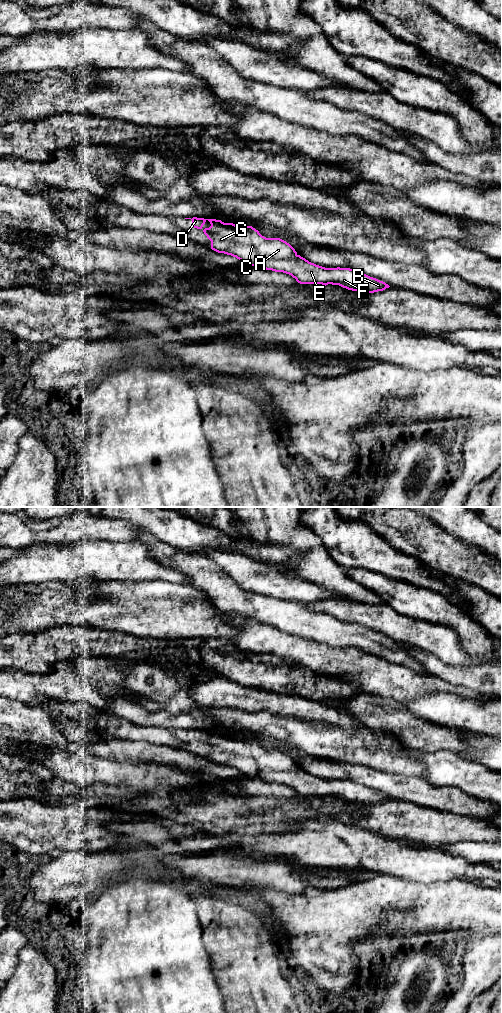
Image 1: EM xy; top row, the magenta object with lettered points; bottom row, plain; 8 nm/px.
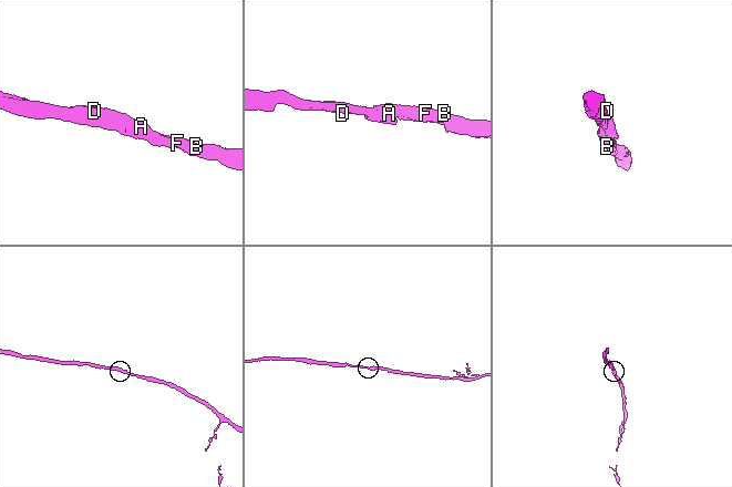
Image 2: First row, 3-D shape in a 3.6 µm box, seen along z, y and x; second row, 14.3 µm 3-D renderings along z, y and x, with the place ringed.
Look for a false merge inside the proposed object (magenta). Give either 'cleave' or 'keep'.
keep

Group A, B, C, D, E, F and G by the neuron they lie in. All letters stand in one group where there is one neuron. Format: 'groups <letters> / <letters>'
groups A B C D E F G

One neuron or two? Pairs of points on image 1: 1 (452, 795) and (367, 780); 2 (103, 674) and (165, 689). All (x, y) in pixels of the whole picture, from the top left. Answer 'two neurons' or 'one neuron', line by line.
1: one neuron
2: two neurons

